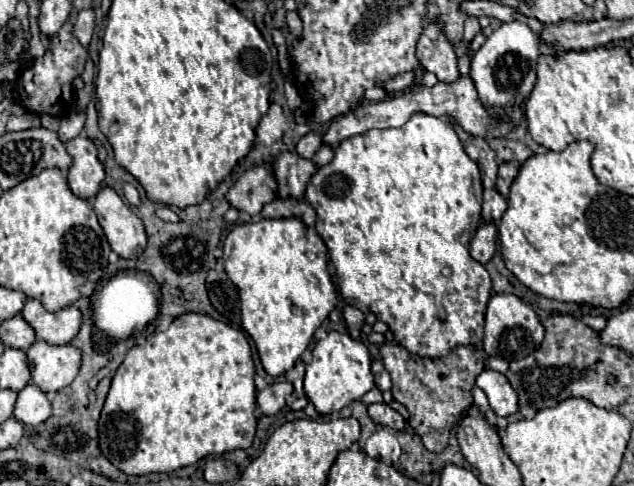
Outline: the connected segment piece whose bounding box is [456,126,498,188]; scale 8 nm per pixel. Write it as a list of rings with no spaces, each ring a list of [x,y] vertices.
[[[456,126],[456,132],[458,132],[458,138],[460,138],[466,154],[478,164],[478,168],[482,172],[484,188],[494,188],[496,178],[498,178],[498,160],[496,160],[494,150],[482,138],[474,138],[458,126]]]

